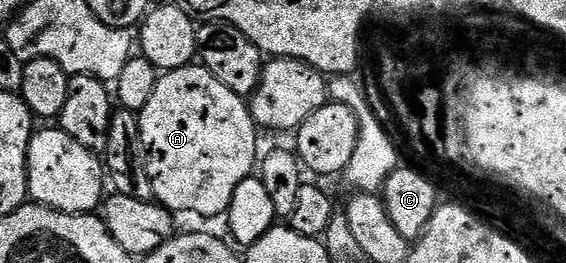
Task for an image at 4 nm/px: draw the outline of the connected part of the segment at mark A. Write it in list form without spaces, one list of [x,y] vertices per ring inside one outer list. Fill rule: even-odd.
[[[190,65],[164,72],[158,78],[155,93],[151,93],[151,101],[143,105],[139,118],[142,136],[153,142],[144,152],[153,199],[174,213],[190,211],[193,215],[224,216],[231,205],[231,197],[235,197],[235,189],[254,174],[259,163],[259,128],[249,111],[248,102],[227,89],[227,85],[223,85],[223,81],[219,81],[219,77],[212,75],[206,67]]]

